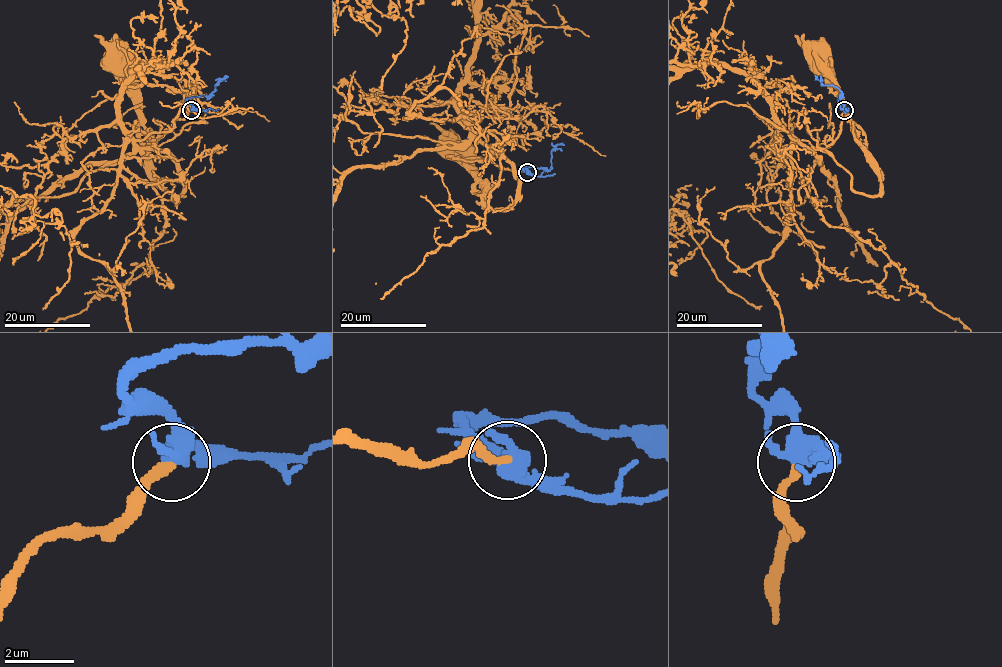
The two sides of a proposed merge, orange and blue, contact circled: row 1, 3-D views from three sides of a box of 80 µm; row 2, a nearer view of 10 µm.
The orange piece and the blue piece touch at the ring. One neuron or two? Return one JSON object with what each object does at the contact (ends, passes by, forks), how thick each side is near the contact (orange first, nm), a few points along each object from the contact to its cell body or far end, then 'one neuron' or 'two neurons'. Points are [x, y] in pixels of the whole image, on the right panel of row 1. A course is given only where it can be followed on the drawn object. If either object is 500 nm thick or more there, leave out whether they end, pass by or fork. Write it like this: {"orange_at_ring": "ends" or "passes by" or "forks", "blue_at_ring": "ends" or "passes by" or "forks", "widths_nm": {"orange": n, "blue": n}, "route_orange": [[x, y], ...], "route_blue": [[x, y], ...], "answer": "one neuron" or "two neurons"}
{"orange_at_ring": "ends", "blue_at_ring": "forks", "widths_nm": {"orange": 240, "blue": 400}, "route_orange": [[844, 111], [826, 150], [851, 188], [876, 195], [877, 162], [846, 114], [831, 63], [818, 57]], "route_blue": [[844, 111], [844, 103], [839, 97], [841, 91], [832, 85], [824, 85], [817, 76]], "answer": "one neuron"}

